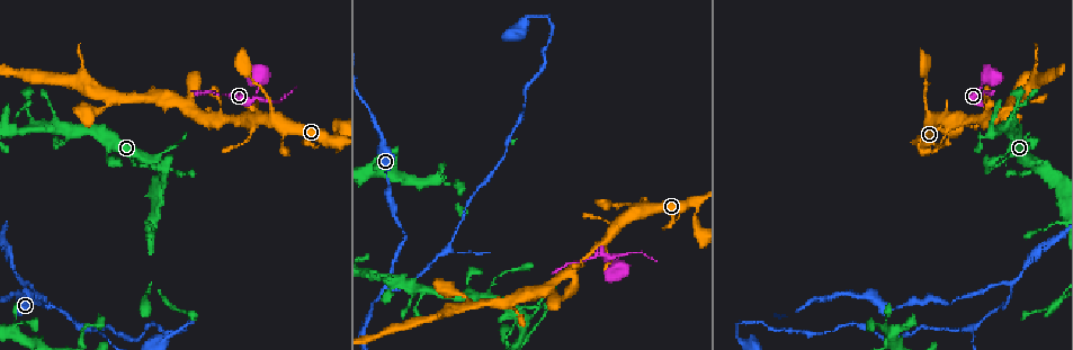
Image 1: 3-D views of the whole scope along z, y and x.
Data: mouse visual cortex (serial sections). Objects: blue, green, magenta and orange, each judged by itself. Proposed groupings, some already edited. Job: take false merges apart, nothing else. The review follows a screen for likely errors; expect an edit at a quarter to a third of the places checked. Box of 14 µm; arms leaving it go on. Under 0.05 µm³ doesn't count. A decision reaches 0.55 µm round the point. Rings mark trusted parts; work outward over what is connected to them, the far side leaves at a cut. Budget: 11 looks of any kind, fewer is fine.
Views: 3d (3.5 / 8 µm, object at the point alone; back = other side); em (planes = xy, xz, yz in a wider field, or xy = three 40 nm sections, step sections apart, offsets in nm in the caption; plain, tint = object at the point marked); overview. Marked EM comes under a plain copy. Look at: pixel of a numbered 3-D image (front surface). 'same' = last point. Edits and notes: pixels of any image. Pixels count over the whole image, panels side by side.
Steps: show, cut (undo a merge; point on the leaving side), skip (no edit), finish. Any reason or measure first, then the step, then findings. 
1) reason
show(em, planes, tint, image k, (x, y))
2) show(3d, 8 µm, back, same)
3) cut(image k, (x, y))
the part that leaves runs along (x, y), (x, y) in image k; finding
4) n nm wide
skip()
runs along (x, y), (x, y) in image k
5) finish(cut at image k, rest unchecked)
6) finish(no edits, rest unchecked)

abrupt turn
show(3d, 8 µm, image 1, (1040, 167))

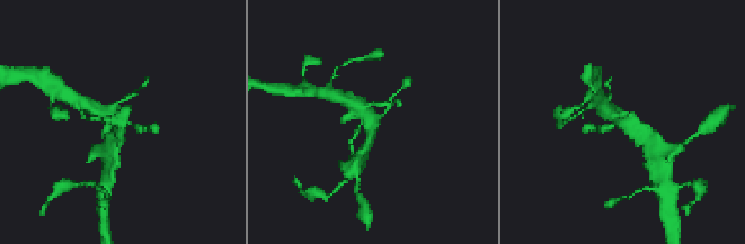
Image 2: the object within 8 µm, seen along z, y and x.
shape alone is not enough
show(em, xy, step 2, tint, image 2, (624, 123))

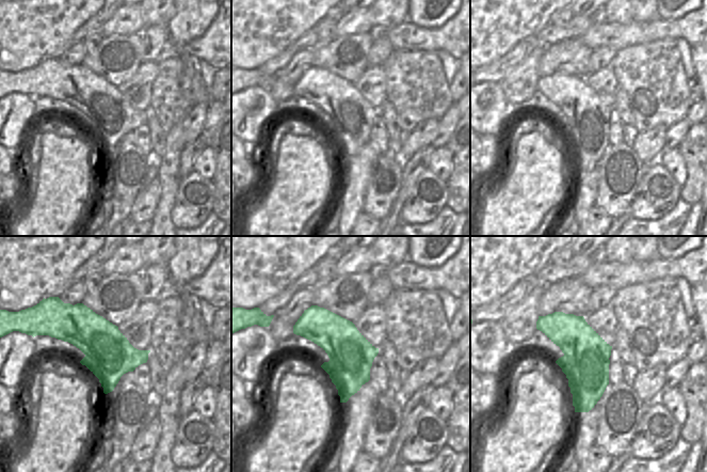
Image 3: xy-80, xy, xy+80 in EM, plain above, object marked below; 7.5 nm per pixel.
skip()
runs along (606, 111), (620, 115), (648, 142) in image 2; all the same cell

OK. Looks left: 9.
thin neck
show(3d, 3.5 µm, image 1, (243, 120))

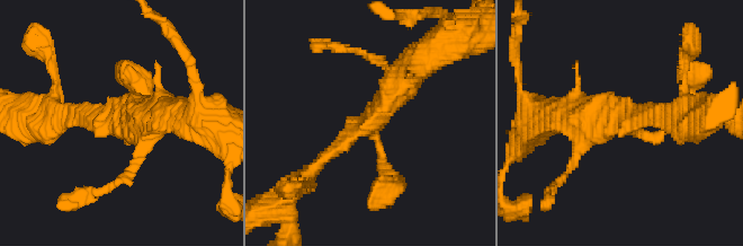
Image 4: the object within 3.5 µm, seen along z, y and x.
3 arms; arms of 150, 200, 450 nm
show(em, xy, step 1, tint, image 4, (625, 116))

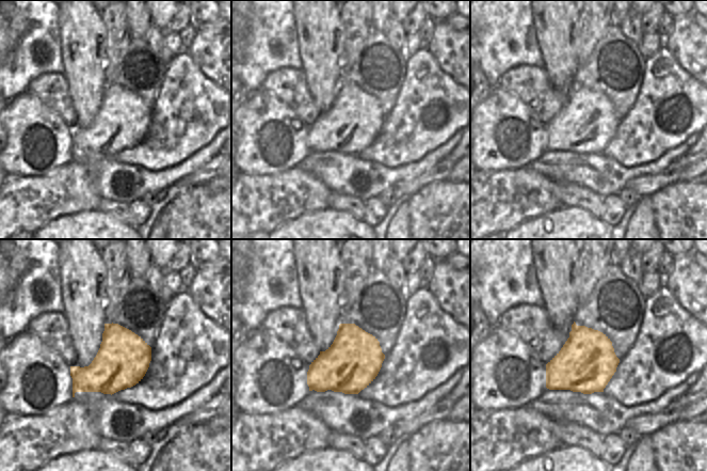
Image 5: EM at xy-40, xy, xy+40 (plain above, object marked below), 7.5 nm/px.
skip()
continuous, no second cell

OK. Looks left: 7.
thin neck
show(3d, 8 µm, image 1, (406, 238))

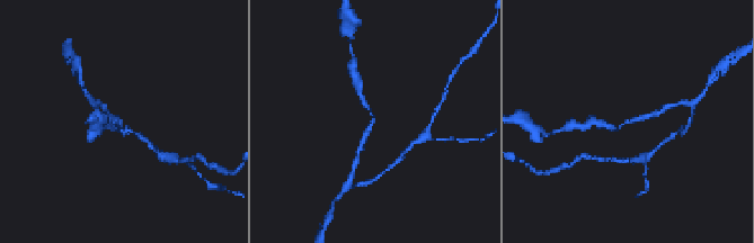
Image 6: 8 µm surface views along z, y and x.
shape alone is not enough
show(em, xy, step 3, tint, image 6, (628, 123))

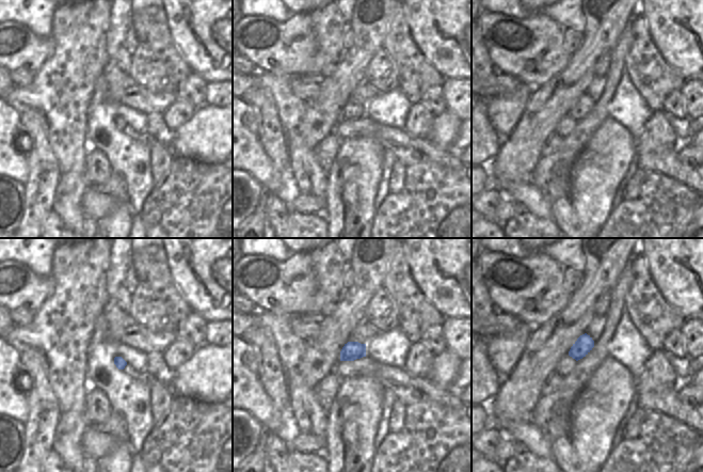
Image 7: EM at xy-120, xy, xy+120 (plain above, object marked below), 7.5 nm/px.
skip()
runs along (603, 125), (618, 129), (628, 120), (653, 115) in image 6; one cell here

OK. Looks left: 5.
arms part here
show(3d, 3.5 µm, image 1, (1009, 282))

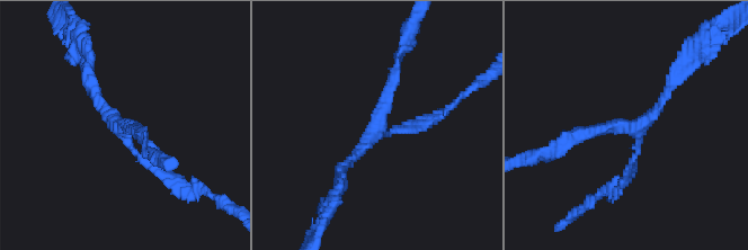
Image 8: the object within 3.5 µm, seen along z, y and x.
3 arms; arms of 150, 150, 200 nm
show(em, xy, step 5, tint, image 8, (128, 128))

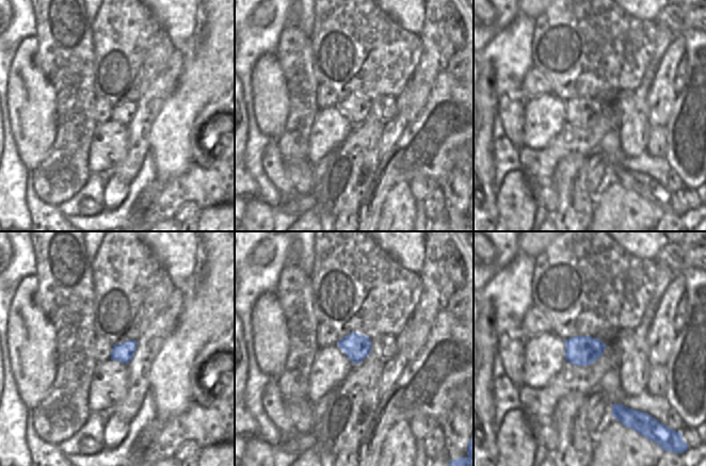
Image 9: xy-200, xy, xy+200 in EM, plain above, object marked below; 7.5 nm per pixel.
skip()
runs along (569, 143), (633, 128), (628, 180) in image 8; one cell here

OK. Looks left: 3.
arms part here
show(3d, 3.5 µm, image 1, (971, 326))

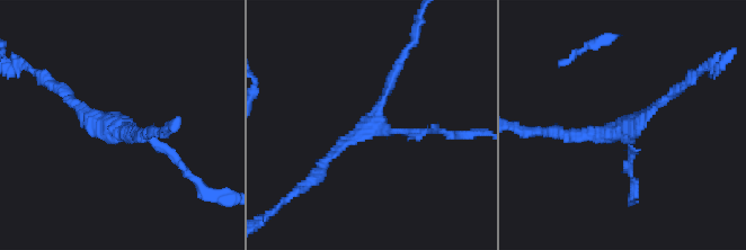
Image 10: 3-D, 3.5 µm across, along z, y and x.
3 arms; arms of 100, 150, 150 nm
show(em, xy, step 2, tint, image 10, (622, 131))

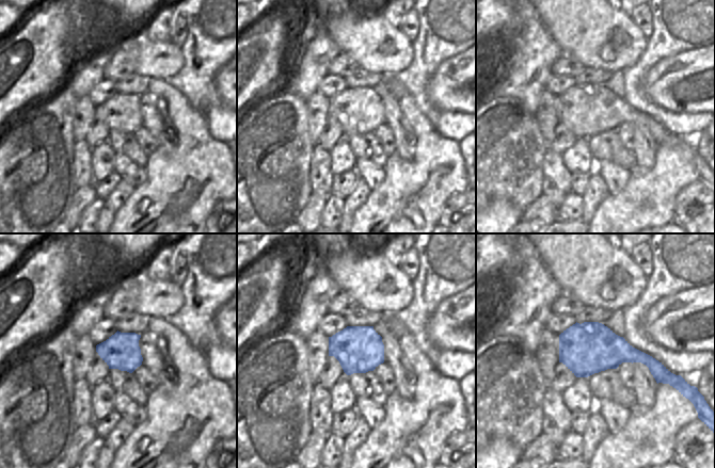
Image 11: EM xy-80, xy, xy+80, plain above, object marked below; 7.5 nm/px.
skip()
runs along (321, 167), (376, 121), (403, 56) in image 10; one cell here

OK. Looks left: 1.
finish(no edits, rest unchecked)

